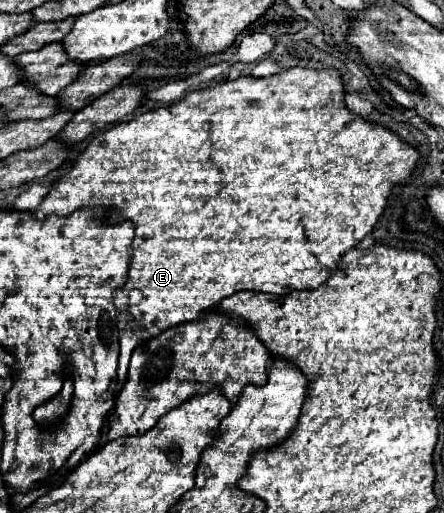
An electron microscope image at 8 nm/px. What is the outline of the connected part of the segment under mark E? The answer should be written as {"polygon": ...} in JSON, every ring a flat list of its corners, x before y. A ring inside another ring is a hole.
{"polygon":[[288,69,272,77,254,79,254,77,238,77,234,81,224,81,218,85,212,85,208,89,194,91,180,99,178,103,172,103,168,107,152,109,128,123,114,125,108,131,102,131,96,135,90,145,78,155,74,165,66,175,62,175,56,183,52,183,48,195,34,211,36,219,46,219,48,215,72,215,78,209,84,207,102,207,106,209,106,221,132,221,136,235,132,241,132,265,130,275,126,283,118,289,114,289,112,301,118,309,118,331,120,331,120,367,118,367,118,385,124,385,126,373,128,373,128,361,138,347,138,343,146,339,154,339,154,335,160,335,162,331,194,321,198,319,204,309,216,307,224,297,234,295,238,291,260,291,260,293,272,293,272,295,286,295,288,291,296,289,316,289,322,285,330,273,336,267,336,261,356,247,376,225,378,217,382,215,386,207,386,199,392,191,392,187,398,181,406,181,418,161,418,151,412,149,408,143,404,143,398,135,388,131,382,125,368,123,360,115,354,115,344,105,344,85,342,77,336,69]]}

